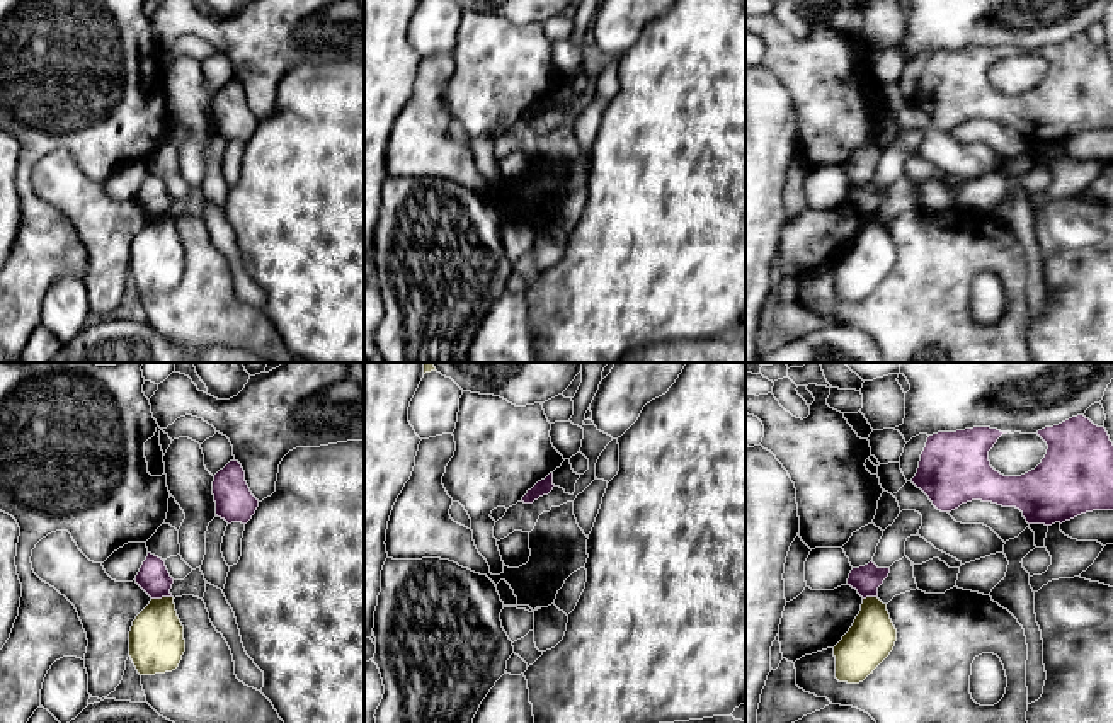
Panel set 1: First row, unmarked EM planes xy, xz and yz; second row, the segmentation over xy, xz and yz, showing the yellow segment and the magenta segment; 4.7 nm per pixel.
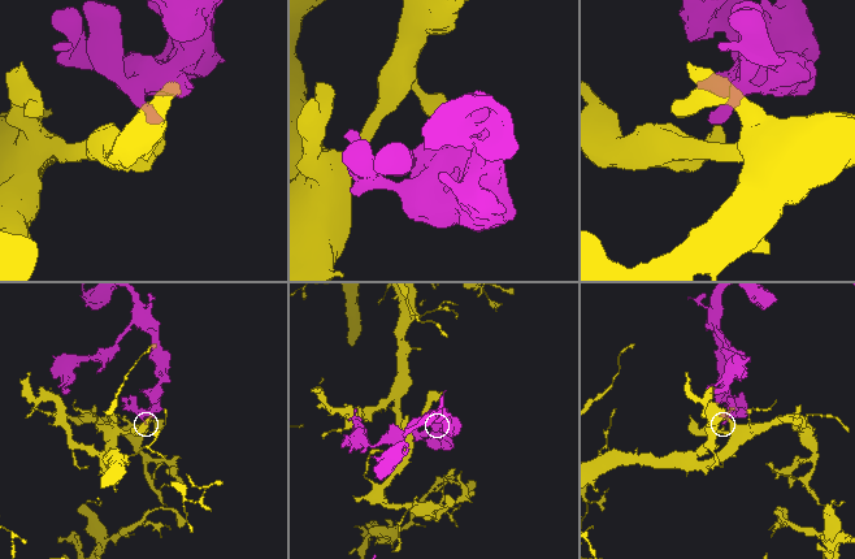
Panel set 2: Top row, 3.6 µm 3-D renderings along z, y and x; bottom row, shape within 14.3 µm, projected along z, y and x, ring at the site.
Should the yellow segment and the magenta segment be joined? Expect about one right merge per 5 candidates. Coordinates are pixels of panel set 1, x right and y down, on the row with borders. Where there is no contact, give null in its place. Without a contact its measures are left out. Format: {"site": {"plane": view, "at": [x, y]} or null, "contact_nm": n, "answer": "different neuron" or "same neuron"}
{"site": {"plane": "xy", "at": [162, 597]}, "contact_nm": 100, "answer": "different neuron"}

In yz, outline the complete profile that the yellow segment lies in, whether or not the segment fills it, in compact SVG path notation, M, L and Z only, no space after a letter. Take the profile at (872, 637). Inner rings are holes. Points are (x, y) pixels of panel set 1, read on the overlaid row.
M878 597L863 599L861 611L849 631L834 646L836 679L859 684L890 655L897 629Z

